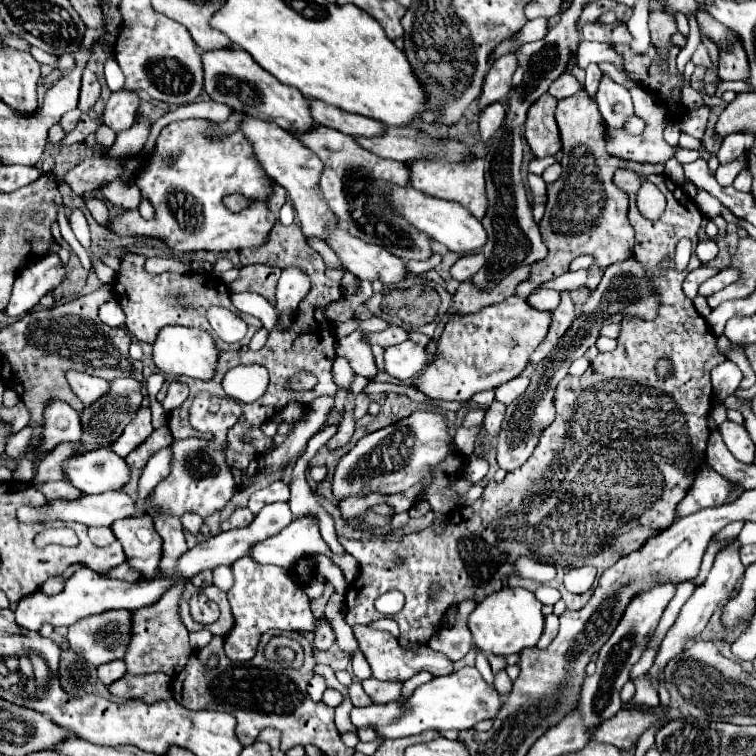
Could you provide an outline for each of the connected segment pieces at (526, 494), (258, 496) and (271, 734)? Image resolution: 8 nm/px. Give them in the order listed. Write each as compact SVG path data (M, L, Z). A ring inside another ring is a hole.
M625 175L623 187L625 187L627 193L629 193L629 215L627 215L627 217L629 217L629 223L631 223L631 227L633 227L635 232L633 257L637 257L637 261L641 261L641 265L645 265L645 269L659 269L659 265L661 265L663 259L670 259L672 263L667 271L665 271L665 277L661 277L661 281L657 281L657 291L659 291L661 300L661 307L659 307L657 317L655 317L653 321L643 321L643 319L639 319L639 317L625 317L625 319L621 321L623 333L621 333L621 337L619 337L617 349L611 351L611 353L599 353L599 355L591 361L589 369L587 369L581 377L571 377L571 375L567 375L567 377L557 385L557 391L555 391L557 417L555 417L553 425L543 431L543 435L541 435L541 439L539 439L539 445L535 447L535 451L533 451L533 455L527 459L527 463L525 463L523 467L515 469L515 471L509 471L499 485L487 485L485 491L483 491L483 497L481 497L479 501L475 501L471 507L457 507L457 509L453 509L443 535L435 535L433 529L427 527L427 529L423 529L423 531L419 531L419 533L407 533L401 541L389 541L389 539L365 539L365 541L355 541L355 539L347 539L347 537L337 537L337 541L343 545L343 549L359 561L359 575L357 575L357 579L349 585L349 589L347 589L347 593L345 593L345 621L347 621L349 625L367 625L367 623L377 621L381 615L379 615L377 609L373 607L375 599L377 599L381 593L385 593L385 591L397 589L397 591L401 591L401 593L405 595L405 607L397 613L397 623L399 623L399 629L401 629L401 639L399 639L399 643L401 643L403 647L421 647L421 645L417 643L417 639L429 639L431 635L437 633L439 623L441 623L441 617L443 617L443 613L447 611L447 607L451 607L453 603L461 603L461 601L465 601L465 599L475 599L477 603L481 603L487 595L499 591L499 589L503 587L503 585L501 585L501 577L503 577L503 575L509 575L509 573L513 571L515 561L517 561L519 557L529 557L529 559L533 559L533 561L537 561L537 563L553 565L553 567L557 569L557 579L553 579L551 585L561 591L561 597L563 597L563 601L565 601L565 605L567 605L569 611L579 611L579 609L583 609L583 605L589 601L591 593L581 593L581 595L567 593L567 589L563 587L563 575L565 575L567 571L571 571L571 569L575 569L575 567L583 567L583 565L593 565L593 567L599 569L599 575L601 575L605 569L609 569L609 567L611 567L613 563L617 563L621 557L625 557L625 555L641 549L649 537L665 531L669 525L675 523L675 509L677 509L679 501L687 495L687 491L693 487L693 481L695 481L695 477L697 477L697 473L699 473L699 469L701 469L697 457L703 457L703 451L705 451L707 439L709 439L707 415L709 415L711 403L713 403L713 387L711 387L711 377L709 377L709 373L711 373L711 369L713 369L717 363L725 361L725 357L717 351L717 337L711 333L707 321L695 311L693 301L689 301L689 299L685 297L683 289L681 289L683 279L687 277L687 273L693 271L693 269L697 269L697 267L701 267L701 261L699 261L697 255L693 253L687 271L677 273L673 266L675 245L677 245L677 241L679 241L681 237L689 237L689 239L693 239L693 245L697 245L697 241L699 241L699 239L697 239L697 231L699 231L703 213L699 211L699 207L695 205L695 201L693 201L679 185L675 185L671 179L667 179L665 175L649 175L647 179L649 179L651 183L655 183L655 185L659 187L659 191L661 191L661 193L665 195L665 199L667 199L667 207L665 207L663 215L661 215L657 221L649 221L649 219L645 219L645 217L637 211L635 197L637 197L637 189L639 189L639 185L641 185L639 179L637 179L635 175ZM663 357L669 357L671 363L673 363L673 375L671 375L667 381L659 381L657 375L655 375L655 371L653 371L653 365L655 365L659 359L663 359ZM397 559L403 559L403 565L395 565ZM433 583L439 585L439 593L437 593L435 599L429 597L429 591L431 591L431 585L433 585Z
M282 480L273 482L270 486L254 492L249 497L249 509L253 513L259 513L263 509L263 505L269 505L269 503L275 503L275 501L289 501L290 487L283 483Z
M265 729L263 735L259 735L257 739L269 743L271 749L273 749L273 753L279 753L279 733L277 733L277 729Z

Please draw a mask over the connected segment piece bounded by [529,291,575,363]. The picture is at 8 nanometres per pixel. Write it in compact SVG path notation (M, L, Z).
M561 291L559 309L551 313L549 333L547 333L545 341L541 341L541 345L531 353L529 363L539 363L541 359L545 359L551 353L551 349L555 347L555 343L565 335L565 331L569 329L573 319L575 319L575 311L573 311L573 303L571 303L571 297L569 297L569 291Z

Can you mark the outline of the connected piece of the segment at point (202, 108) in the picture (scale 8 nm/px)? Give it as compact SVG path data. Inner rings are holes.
M213 100L180 106L175 111L166 113L152 124L149 137L141 151L141 156L145 157L151 154L161 130L174 121L203 118L220 123L225 121L231 112L232 109L228 105Z

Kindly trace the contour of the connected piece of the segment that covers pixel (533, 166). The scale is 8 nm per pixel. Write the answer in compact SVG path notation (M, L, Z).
M545 157L545 159L535 159L535 161L531 161L529 163L529 171L531 173L535 173L535 175L541 175L549 165L553 165L553 163L557 163L557 159L555 157Z

